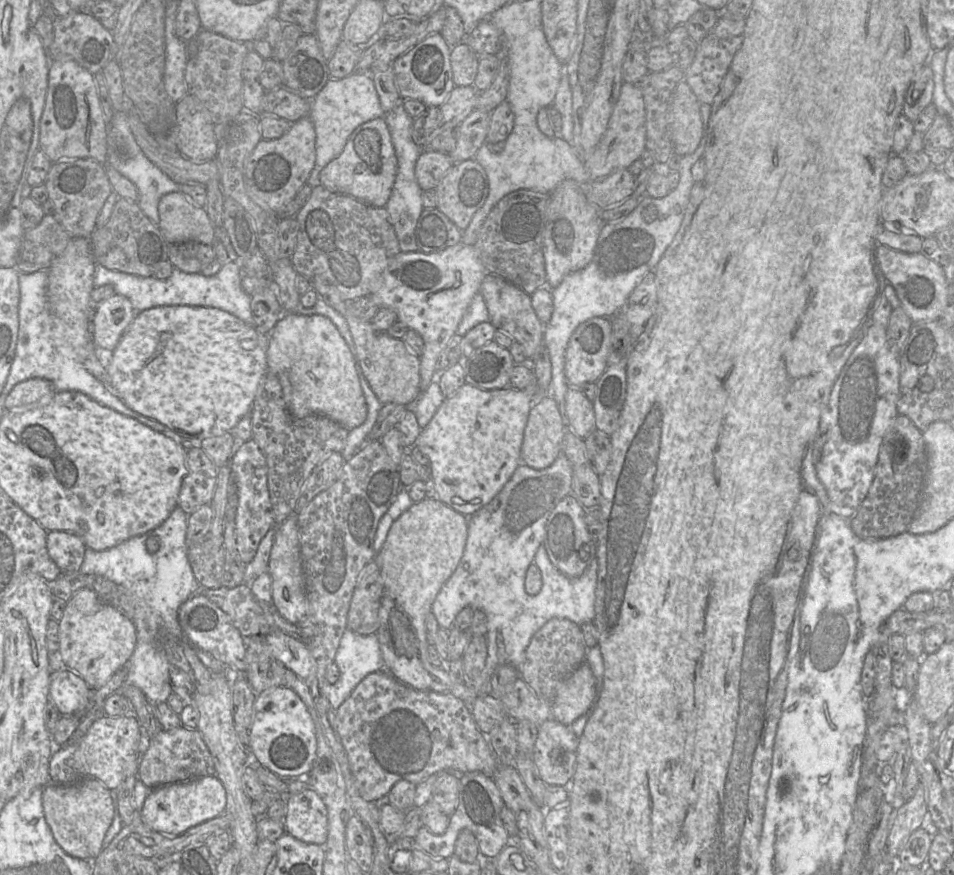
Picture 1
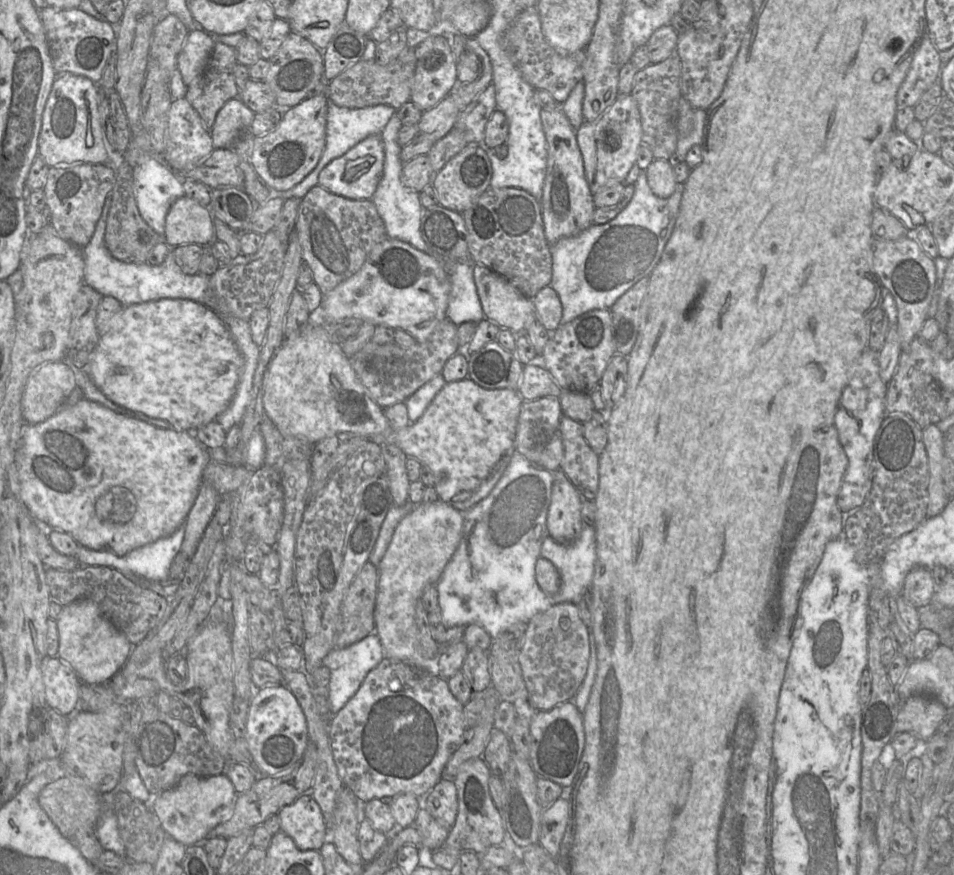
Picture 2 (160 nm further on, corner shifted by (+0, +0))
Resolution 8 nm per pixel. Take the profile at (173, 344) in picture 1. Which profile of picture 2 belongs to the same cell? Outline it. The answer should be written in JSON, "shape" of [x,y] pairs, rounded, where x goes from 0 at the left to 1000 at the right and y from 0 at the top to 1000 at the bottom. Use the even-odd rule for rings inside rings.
{"shape":[[[167,342],[147,347],[130,350],[109,373],[109,379],[105,379],[103,393],[95,405],[91,425],[100,440],[107,449],[121,462],[148,471],[155,477],[170,479],[177,482],[184,491],[204,494],[209,488],[225,481],[242,459],[251,434],[254,421],[254,407],[246,394],[240,376],[232,362],[220,352],[198,342]]]}

